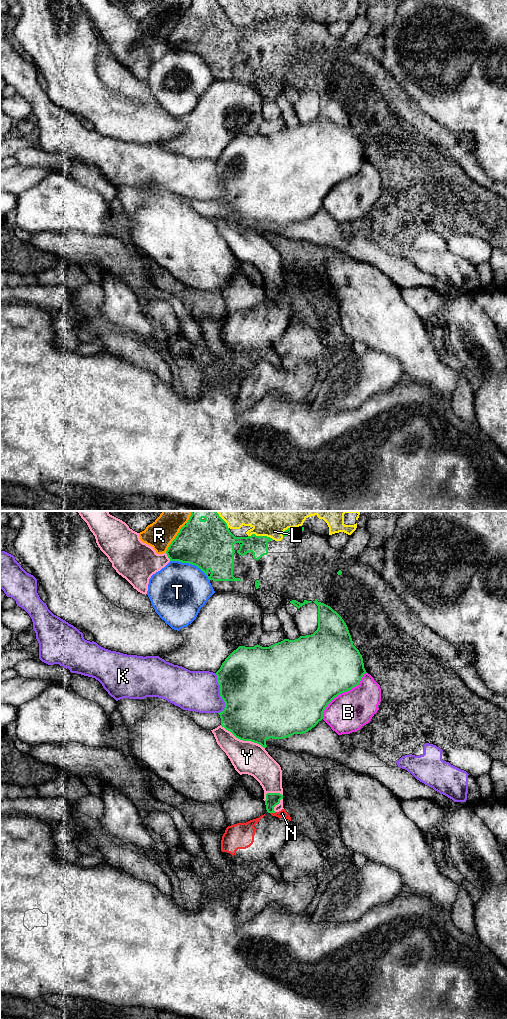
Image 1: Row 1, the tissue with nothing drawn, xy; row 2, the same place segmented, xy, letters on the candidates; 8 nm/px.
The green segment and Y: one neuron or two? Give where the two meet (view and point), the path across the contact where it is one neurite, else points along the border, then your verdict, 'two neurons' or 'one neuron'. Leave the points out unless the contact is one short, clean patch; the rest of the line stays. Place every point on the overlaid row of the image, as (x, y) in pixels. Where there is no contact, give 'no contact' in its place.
meets green in xy at (242, 739); one neuron

